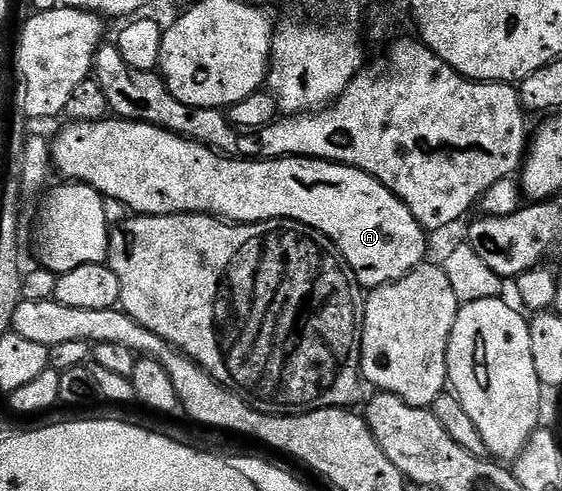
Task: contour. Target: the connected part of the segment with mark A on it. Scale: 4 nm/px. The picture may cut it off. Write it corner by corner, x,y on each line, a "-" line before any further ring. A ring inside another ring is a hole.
109,117
97,123
74,123
69,122
68,127
60,131
57,139
51,140
52,145
52,166
57,172
60,171
65,180
73,183
84,183
92,186
104,199
122,201
129,212
136,215
214,215
218,219
230,223
265,223
271,219
293,219
307,227
318,229
330,242
343,254
344,260
350,265
354,277
359,281
361,288
375,289
384,287
388,283
398,281
406,277
425,262
424,254
428,251
428,239
423,225
410,213
410,209
386,185
382,185
374,177
367,175
365,171
359,171
357,167
347,167
344,163
332,163
328,159
310,159
307,157
289,157
286,159
250,159
247,157
233,157
221,155
218,151
211,151
206,145
195,143
193,139
183,139
181,135
175,135
173,131
167,131
161,127
155,127
149,123
135,123
129,119

